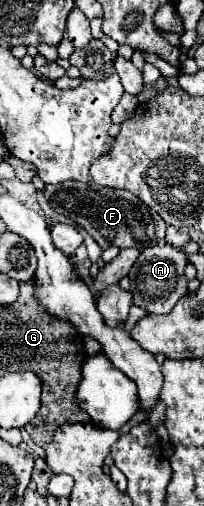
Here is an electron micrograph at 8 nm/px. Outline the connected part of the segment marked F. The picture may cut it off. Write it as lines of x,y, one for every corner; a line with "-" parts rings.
64,181
58,185
46,185
42,195
52,205
54,211
84,227
102,249
108,249
110,245
116,245
120,249
122,247
146,249
150,245
158,245
164,241
166,223
156,215
156,211
146,207
146,203
142,203
130,191
100,187
94,183

